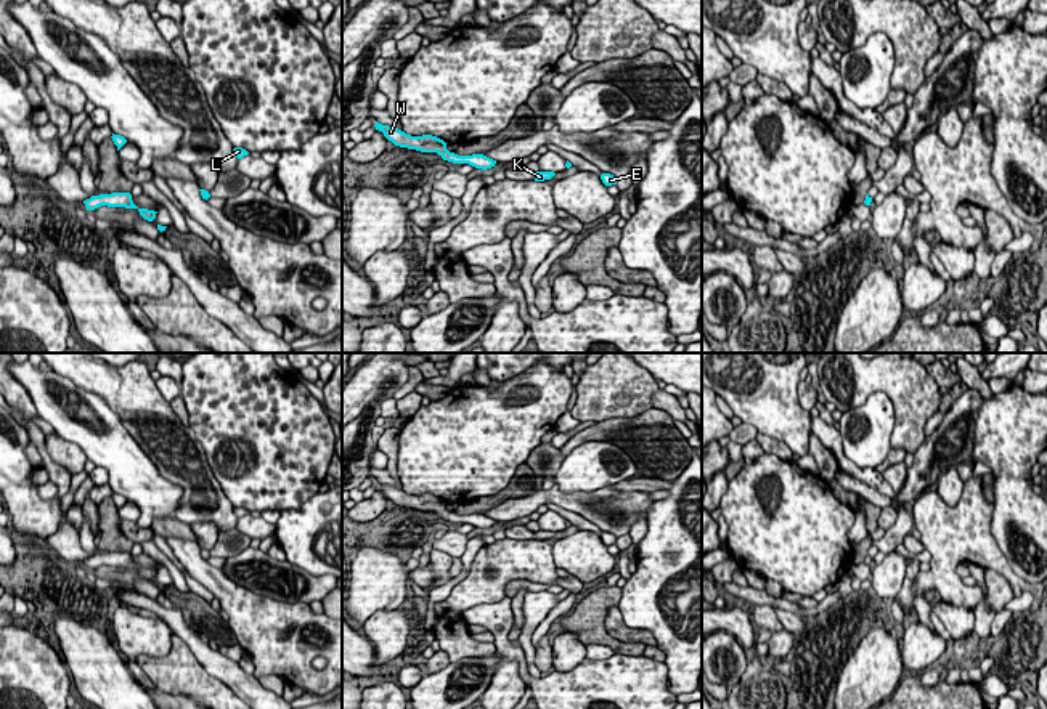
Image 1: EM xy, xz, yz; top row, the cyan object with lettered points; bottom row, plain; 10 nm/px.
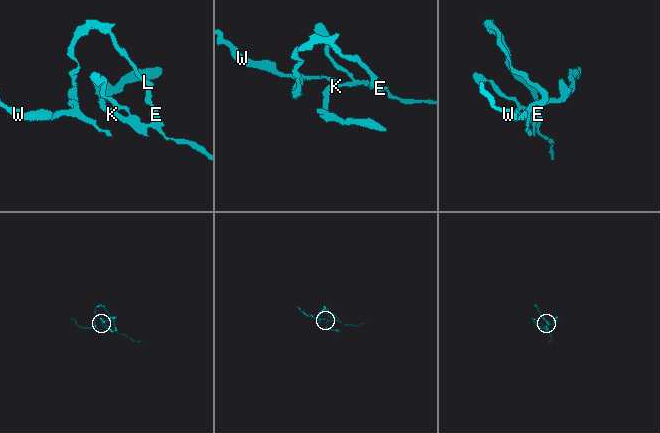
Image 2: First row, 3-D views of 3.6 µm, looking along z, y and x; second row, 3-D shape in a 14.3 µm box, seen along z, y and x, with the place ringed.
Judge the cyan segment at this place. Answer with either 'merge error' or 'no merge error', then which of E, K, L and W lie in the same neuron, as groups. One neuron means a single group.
merge error; E K L / W

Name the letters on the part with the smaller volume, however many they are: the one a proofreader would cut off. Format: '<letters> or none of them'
W

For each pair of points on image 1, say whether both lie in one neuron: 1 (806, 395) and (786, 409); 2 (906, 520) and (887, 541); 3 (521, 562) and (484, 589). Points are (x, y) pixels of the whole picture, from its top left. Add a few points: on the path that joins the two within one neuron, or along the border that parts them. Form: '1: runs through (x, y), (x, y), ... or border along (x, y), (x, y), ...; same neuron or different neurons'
1: border along (798, 380), (798, 403), (808, 411); different neurons
2: runs through (903, 525), (892, 536); same neuron
3: runs through (511, 565), (493, 581); same neuron

